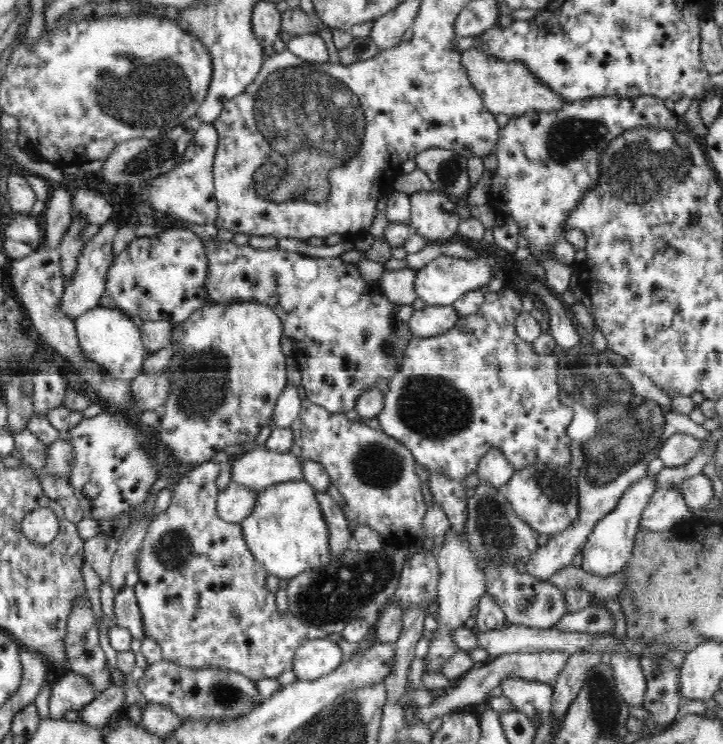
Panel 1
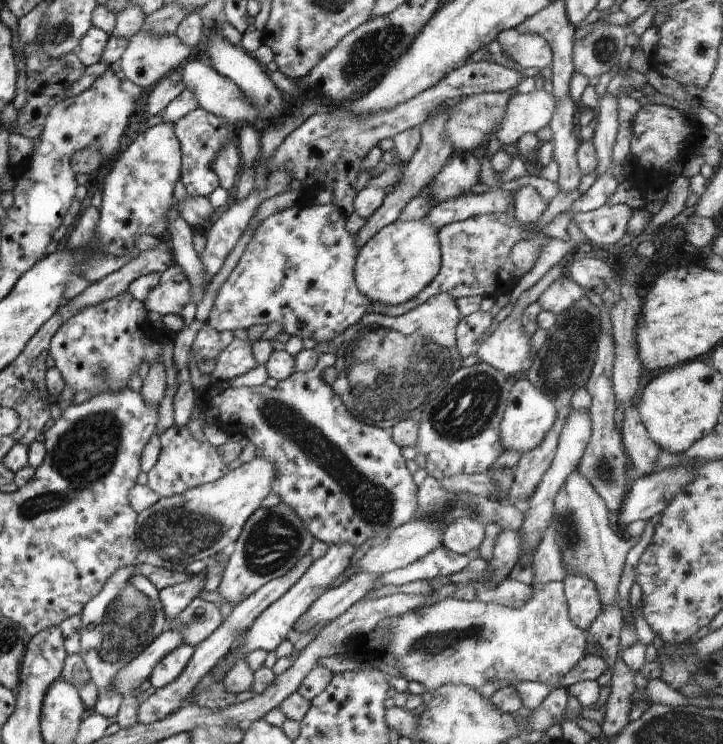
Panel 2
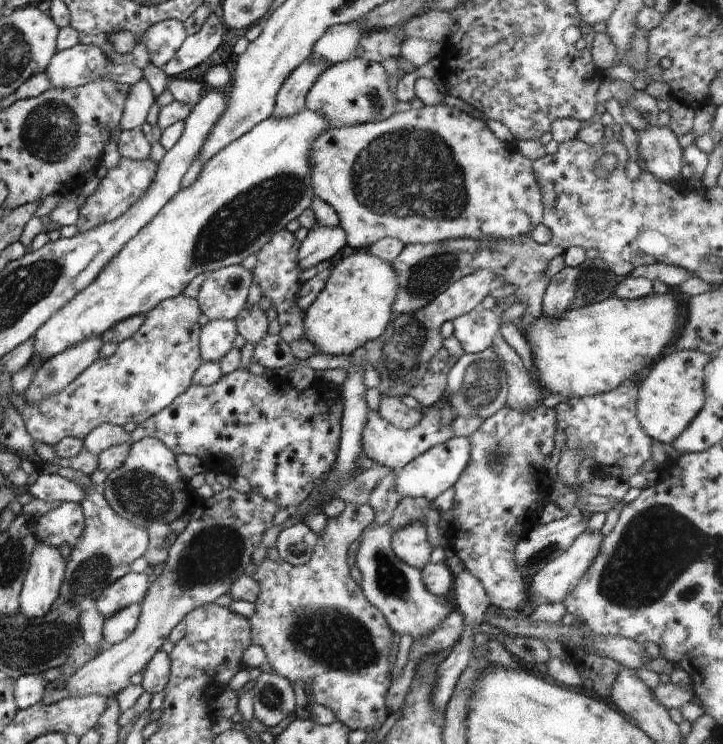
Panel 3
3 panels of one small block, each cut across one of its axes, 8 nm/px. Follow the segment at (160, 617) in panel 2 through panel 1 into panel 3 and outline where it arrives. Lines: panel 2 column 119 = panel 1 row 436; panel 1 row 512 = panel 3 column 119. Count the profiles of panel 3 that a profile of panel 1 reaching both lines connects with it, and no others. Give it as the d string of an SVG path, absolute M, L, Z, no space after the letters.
M127 573L110 584L94 601L94 606L100 612L100 616L106 620L128 604L141 604L150 585L147 574Z

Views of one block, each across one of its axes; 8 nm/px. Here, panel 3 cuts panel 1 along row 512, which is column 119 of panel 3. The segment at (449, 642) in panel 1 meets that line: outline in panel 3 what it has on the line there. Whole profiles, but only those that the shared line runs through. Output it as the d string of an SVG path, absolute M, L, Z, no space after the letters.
M151 437L132 443L126 462L108 474L102 494L118 516L148 532L150 542L143 556L148 558L152 567L166 563L173 537L186 528L184 522L198 502L197 494L190 491L189 482L178 469L176 456L166 444Z

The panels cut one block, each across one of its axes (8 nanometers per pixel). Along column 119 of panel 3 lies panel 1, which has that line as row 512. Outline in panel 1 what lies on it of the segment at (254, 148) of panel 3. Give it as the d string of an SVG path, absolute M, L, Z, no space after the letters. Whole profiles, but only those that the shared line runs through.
M292 480L292 482L282 482L282 484L272 484L264 490L258 491L259 498L252 515L244 518L242 532L248 549L252 555L267 571L279 578L291 579L298 574L302 574L308 568L325 567L330 564L330 533L328 533L328 523L322 515L320 504L316 497L315 488L304 480Z

